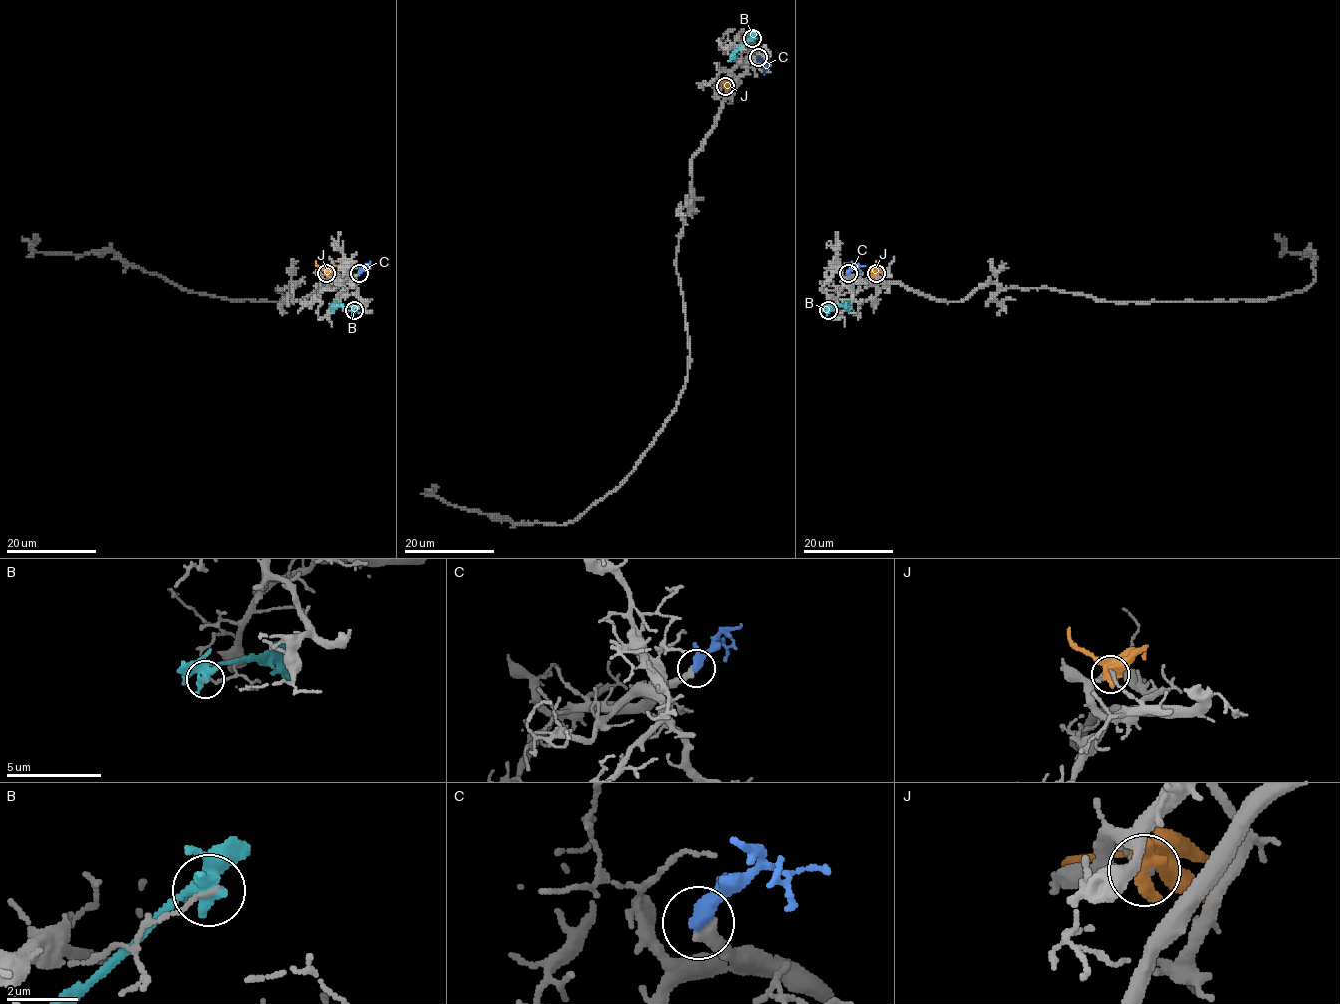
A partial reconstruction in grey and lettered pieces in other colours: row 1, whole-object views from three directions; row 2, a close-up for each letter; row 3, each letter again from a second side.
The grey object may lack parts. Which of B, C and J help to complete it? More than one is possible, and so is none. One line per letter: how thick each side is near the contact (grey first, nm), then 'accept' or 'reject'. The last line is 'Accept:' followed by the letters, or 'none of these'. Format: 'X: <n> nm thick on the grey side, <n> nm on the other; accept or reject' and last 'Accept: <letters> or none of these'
B: 130 nm thick on the grey side, 360 nm on the other; reject
C: 400 nm thick on the grey side, 320 nm on the other; accept
J: 160 nm thick on the grey side, 550 nm on the other; reject
Accept: C

